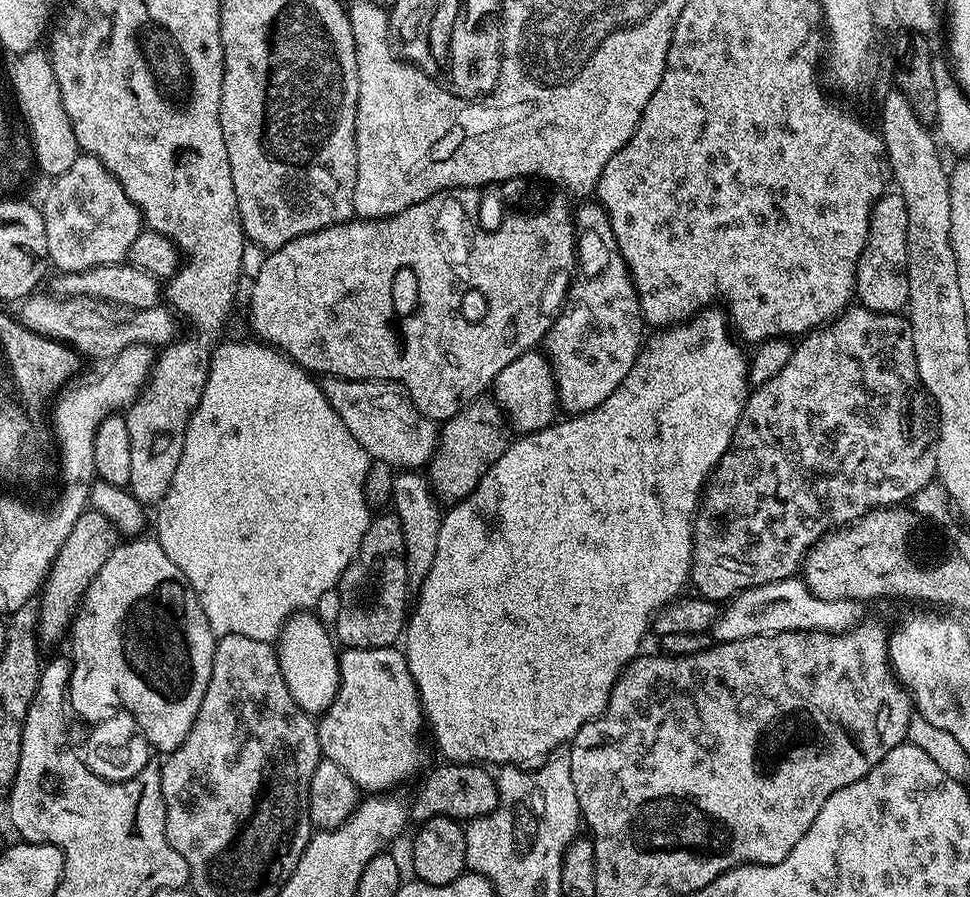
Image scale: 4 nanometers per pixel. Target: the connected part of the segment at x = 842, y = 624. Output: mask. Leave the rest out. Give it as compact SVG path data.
M791 576L778 582L770 582L753 588L743 588L719 609L719 616L712 624L710 636L713 641L725 644L738 642L742 638L773 636L783 632L845 632L855 627L863 619L863 605L856 600L818 598L806 586L803 578Z

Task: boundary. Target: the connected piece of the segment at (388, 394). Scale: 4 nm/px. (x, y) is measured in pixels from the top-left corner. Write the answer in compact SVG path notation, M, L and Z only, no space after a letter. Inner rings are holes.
M325 376L319 381L321 390L326 394L330 406L346 422L346 430L358 438L358 446L366 450L373 461L381 460L384 464L393 464L396 470L420 470L431 465L438 447L438 424L430 417L424 416L414 406L402 384L390 380L343 380L337 376Z

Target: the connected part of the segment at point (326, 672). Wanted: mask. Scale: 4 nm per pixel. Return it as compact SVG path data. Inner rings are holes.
M296 613L281 628L276 640L277 656L291 697L311 716L321 715L337 696L340 685L340 661L331 633L313 613Z

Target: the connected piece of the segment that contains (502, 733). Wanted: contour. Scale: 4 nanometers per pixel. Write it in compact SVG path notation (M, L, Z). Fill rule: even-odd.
M709 306L682 324L674 324L652 334L656 336L649 335L636 355L634 366L630 366L630 374L622 378L621 384L597 408L580 415L569 415L564 421L561 419L542 430L516 438L520 440L513 439L497 455L500 457L489 468L487 465L483 469L481 481L473 492L443 513L434 566L430 566L430 574L426 574L415 593L402 633L402 651L408 660L416 689L420 691L431 739L432 736L436 739L445 761L458 764L483 762L488 766L528 766L533 763L531 760L543 761L549 754L563 749L586 722L603 714L616 679L630 661L641 655L644 635L649 635L657 612L677 599L685 591L684 587L689 587L692 575L692 523L696 520L700 493L704 491L722 454L726 454L750 395L749 357L739 348L741 345L737 337L730 331L729 317L718 309Z

